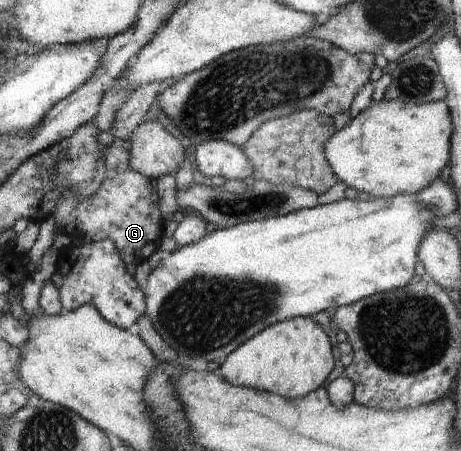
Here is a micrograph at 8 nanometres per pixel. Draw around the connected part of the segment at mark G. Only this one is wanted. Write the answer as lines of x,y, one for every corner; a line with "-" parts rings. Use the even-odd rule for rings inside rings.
119,139
111,146
104,147
103,161
106,174
99,190
83,200
73,192
62,194
62,199
52,214
59,222
59,226
67,224
69,220
69,224
73,224
77,231
85,234
87,241
96,243
111,240
125,266
141,264
159,249
164,236
165,221
159,210
158,179
131,170
129,150
131,150
129,141

